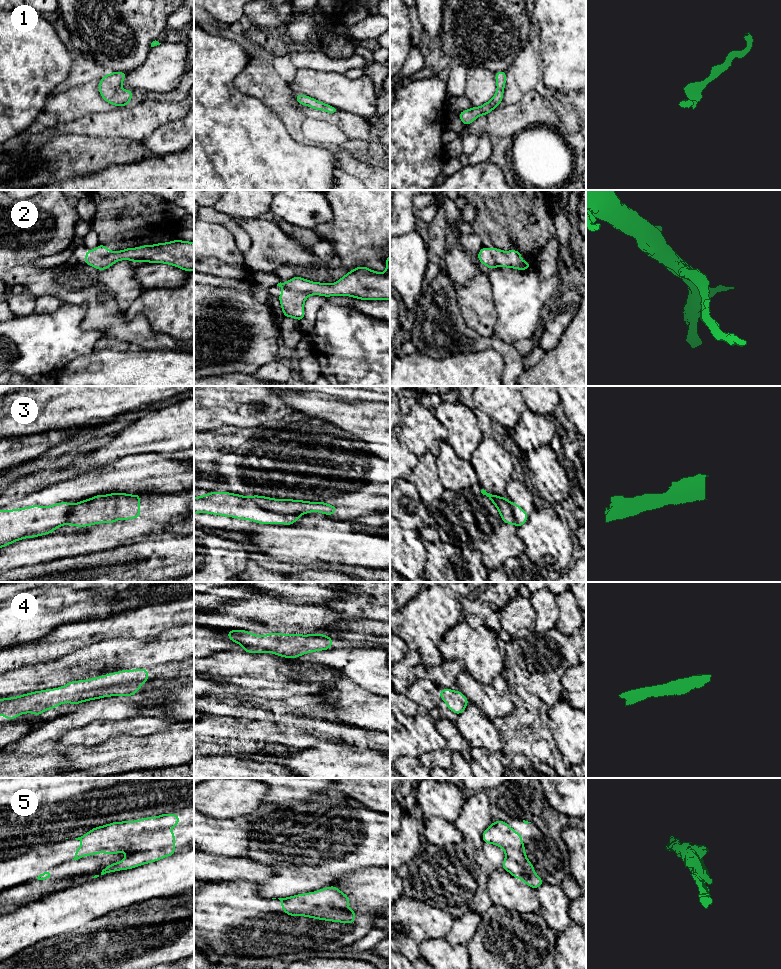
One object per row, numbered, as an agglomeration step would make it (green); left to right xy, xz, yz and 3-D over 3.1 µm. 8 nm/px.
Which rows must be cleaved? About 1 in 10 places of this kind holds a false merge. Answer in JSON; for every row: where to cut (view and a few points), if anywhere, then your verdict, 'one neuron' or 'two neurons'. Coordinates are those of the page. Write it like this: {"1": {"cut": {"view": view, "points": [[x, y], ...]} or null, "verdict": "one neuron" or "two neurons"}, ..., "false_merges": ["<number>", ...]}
{"1": {"cut": null, "verdict": "one neuron"}, "2": {"cut": null, "verdict": "one neuron"}, "3": {"cut": {"view": "xz", "points": [[250, 497], [267, 510], [278, 513], [300, 514]]}, "verdict": "two neurons"}, "4": {"cut": null, "verdict": "one neuron"}, "5": {"cut": null, "verdict": "one neuron"}, "false_merges": ["3"]}

